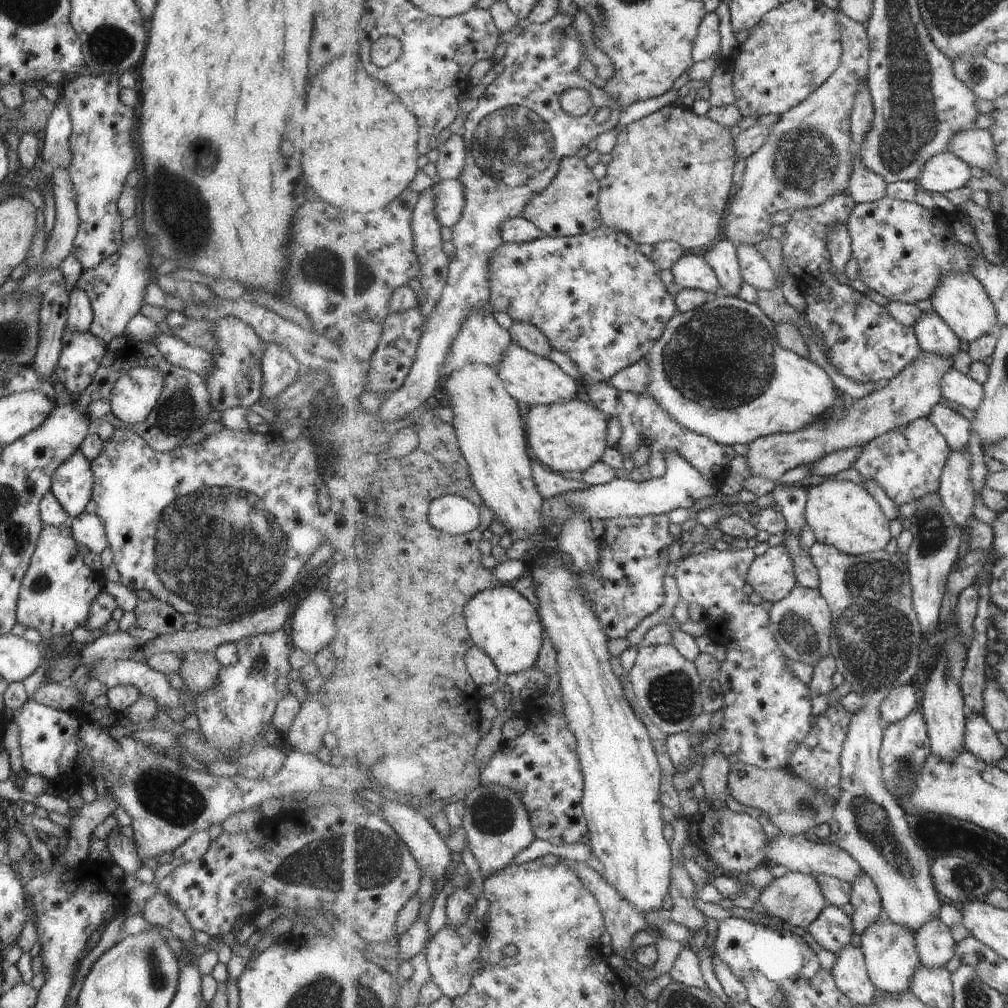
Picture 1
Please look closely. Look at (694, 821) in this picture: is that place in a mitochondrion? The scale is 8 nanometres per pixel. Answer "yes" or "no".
no

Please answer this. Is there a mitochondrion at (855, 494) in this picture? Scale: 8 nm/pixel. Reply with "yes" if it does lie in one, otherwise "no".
no

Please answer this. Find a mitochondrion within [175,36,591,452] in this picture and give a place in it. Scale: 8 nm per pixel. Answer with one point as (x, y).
(512, 143)

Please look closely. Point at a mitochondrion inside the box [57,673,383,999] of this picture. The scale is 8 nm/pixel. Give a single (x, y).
(174, 799)

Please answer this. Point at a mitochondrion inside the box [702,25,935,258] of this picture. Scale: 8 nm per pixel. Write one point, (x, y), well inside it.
(804, 160)

